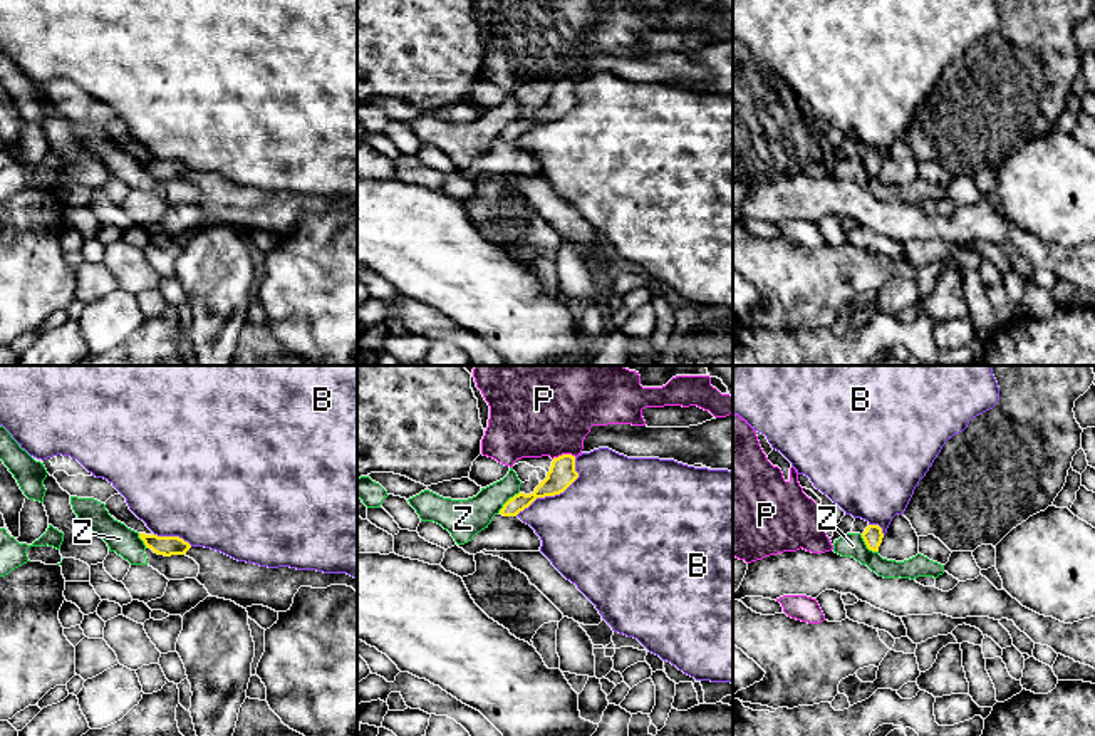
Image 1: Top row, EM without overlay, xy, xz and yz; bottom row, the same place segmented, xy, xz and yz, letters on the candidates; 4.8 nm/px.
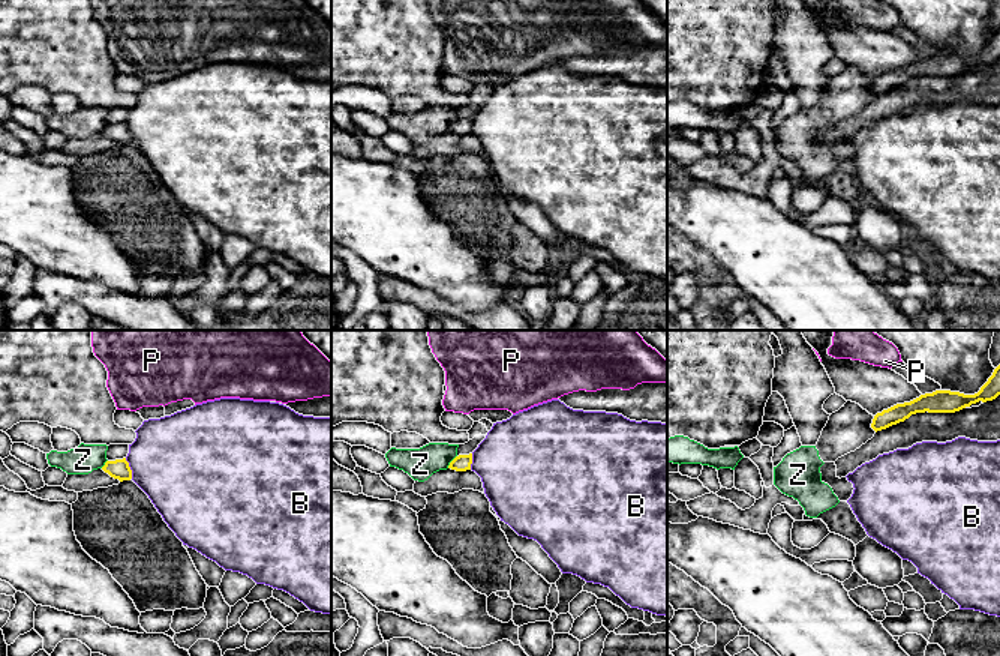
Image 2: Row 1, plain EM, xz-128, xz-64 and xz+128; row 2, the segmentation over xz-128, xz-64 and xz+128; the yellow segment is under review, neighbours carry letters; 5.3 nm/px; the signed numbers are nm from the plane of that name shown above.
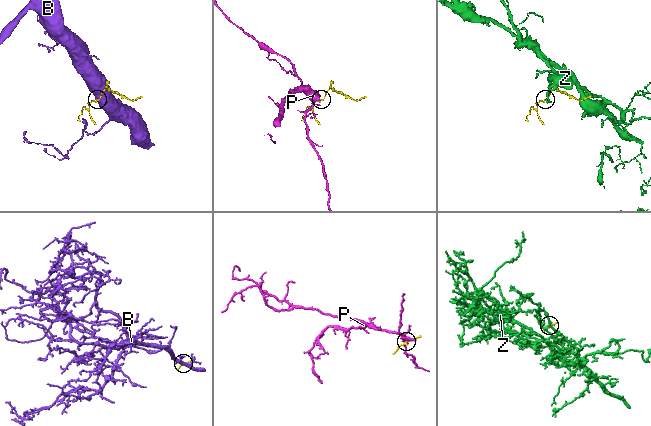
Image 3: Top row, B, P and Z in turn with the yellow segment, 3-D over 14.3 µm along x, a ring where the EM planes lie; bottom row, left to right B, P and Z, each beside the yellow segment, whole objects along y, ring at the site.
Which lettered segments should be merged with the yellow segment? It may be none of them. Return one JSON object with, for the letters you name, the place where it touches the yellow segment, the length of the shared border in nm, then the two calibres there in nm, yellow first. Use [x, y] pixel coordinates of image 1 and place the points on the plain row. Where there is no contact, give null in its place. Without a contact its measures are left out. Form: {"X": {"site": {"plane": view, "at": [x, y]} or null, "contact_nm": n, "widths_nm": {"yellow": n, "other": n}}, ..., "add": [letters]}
{"add": []}

